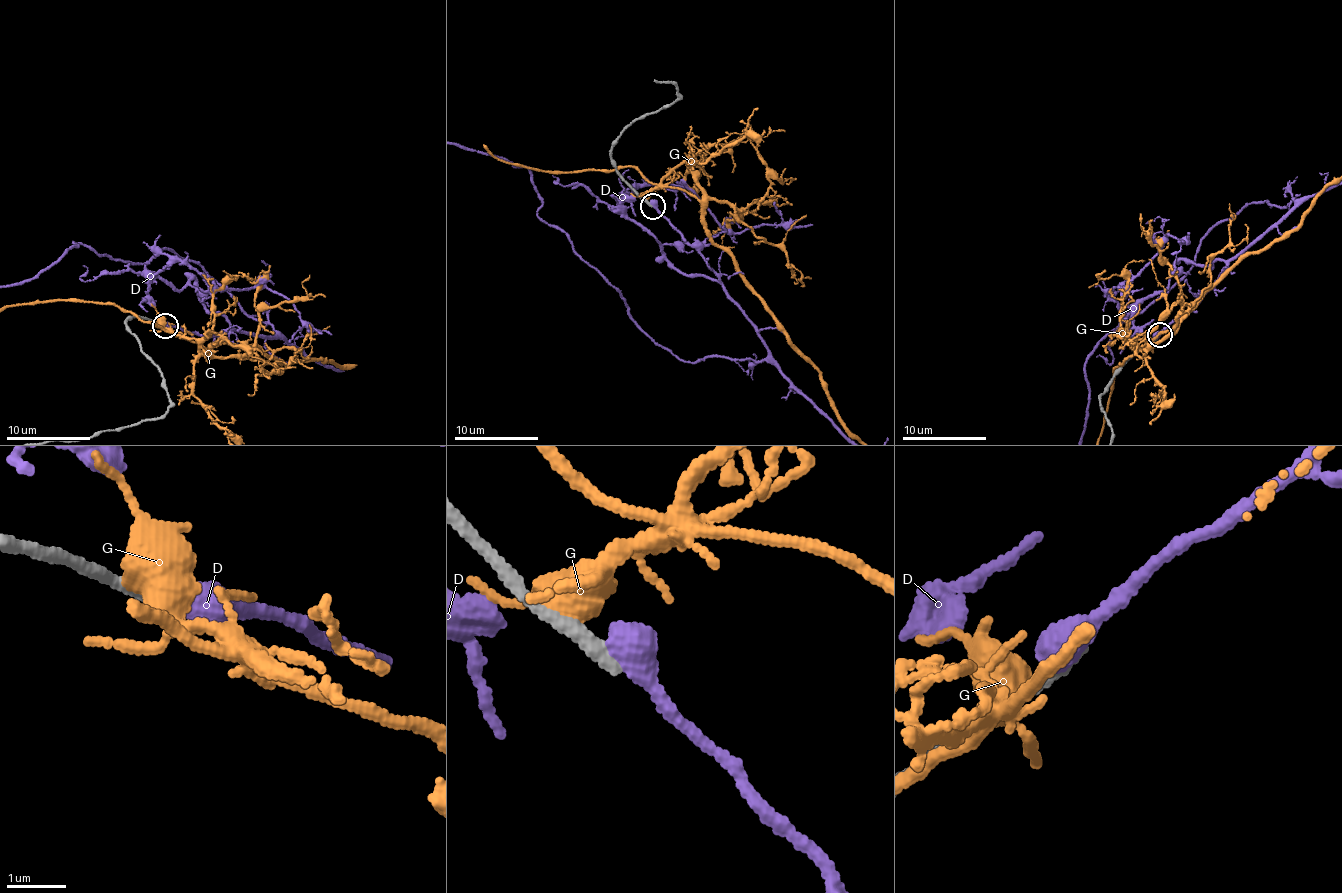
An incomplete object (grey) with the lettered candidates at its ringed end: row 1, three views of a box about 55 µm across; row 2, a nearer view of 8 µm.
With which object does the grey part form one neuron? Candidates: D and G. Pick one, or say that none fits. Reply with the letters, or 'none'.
none

